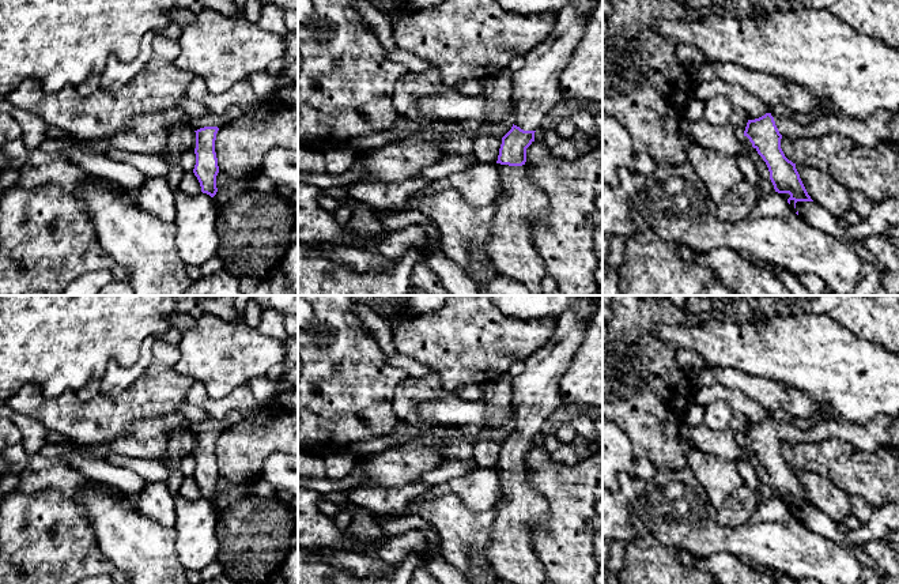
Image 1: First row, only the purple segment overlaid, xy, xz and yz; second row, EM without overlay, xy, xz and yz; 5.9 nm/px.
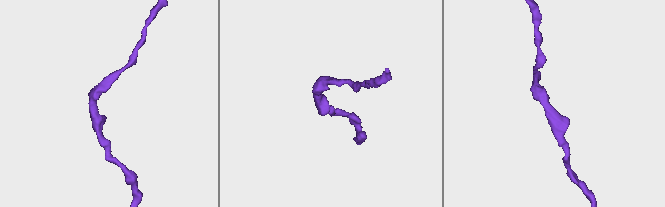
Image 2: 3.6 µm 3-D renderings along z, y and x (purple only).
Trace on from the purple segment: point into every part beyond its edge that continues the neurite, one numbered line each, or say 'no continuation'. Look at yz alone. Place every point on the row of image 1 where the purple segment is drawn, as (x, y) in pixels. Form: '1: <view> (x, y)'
1: yz (872, 131)

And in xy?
1: xy (233, 112)

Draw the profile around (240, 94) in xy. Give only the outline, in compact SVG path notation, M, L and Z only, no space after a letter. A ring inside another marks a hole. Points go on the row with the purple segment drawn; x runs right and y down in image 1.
M194 76L185 91L185 98L204 105L208 113L214 114L222 114L231 105L250 113L260 105L248 79L237 82L226 93L215 95L207 88L204 79Z

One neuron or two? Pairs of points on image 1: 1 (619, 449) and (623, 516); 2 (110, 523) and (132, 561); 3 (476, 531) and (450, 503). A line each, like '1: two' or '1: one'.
1: two
2: one
3: one

